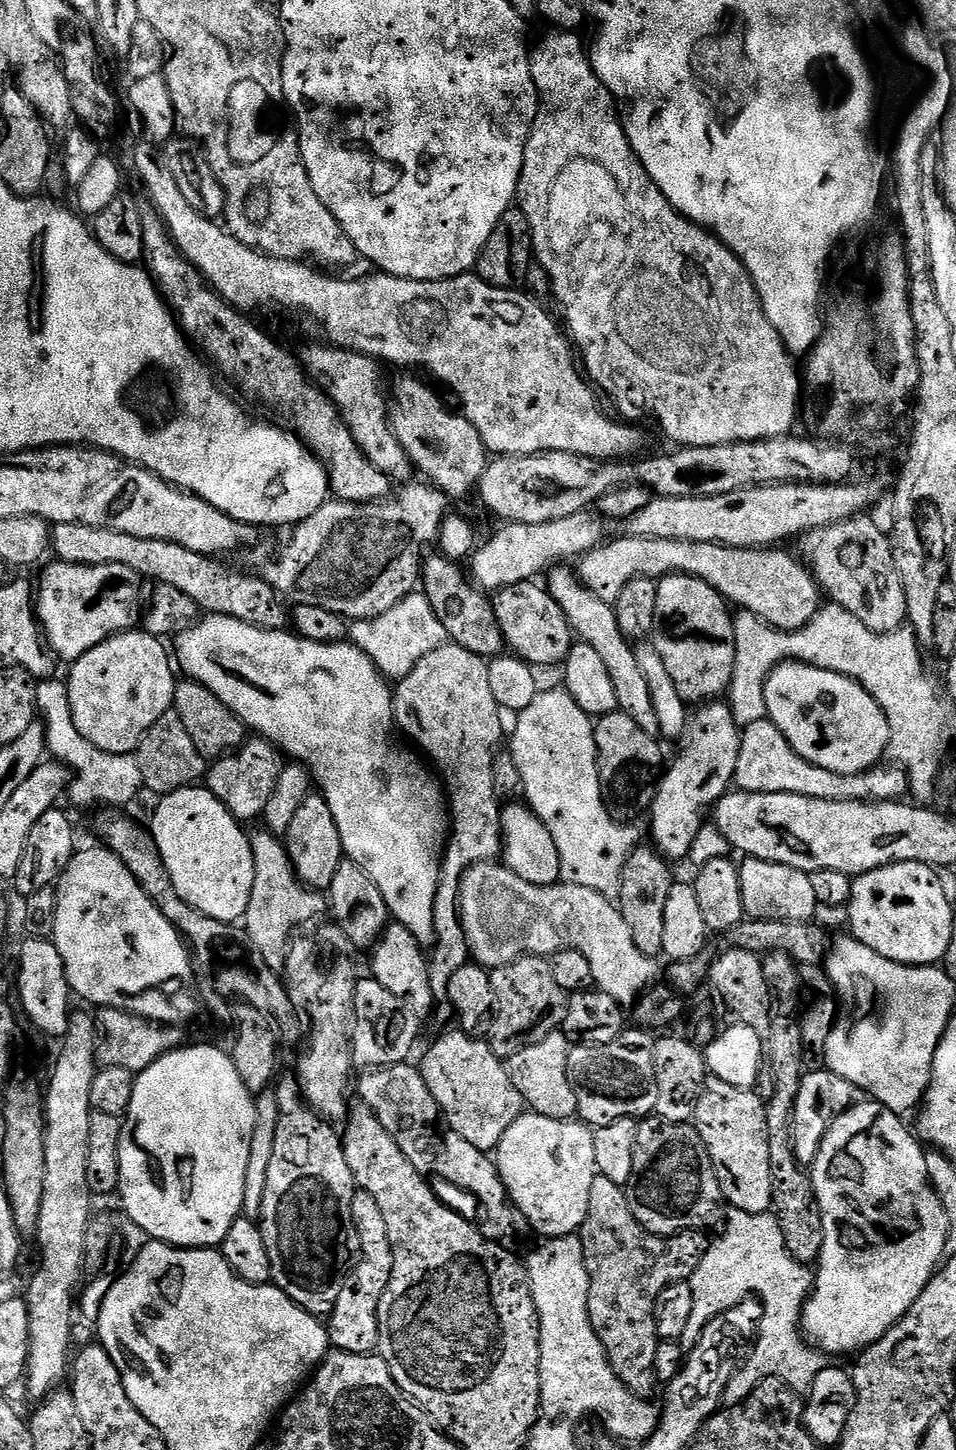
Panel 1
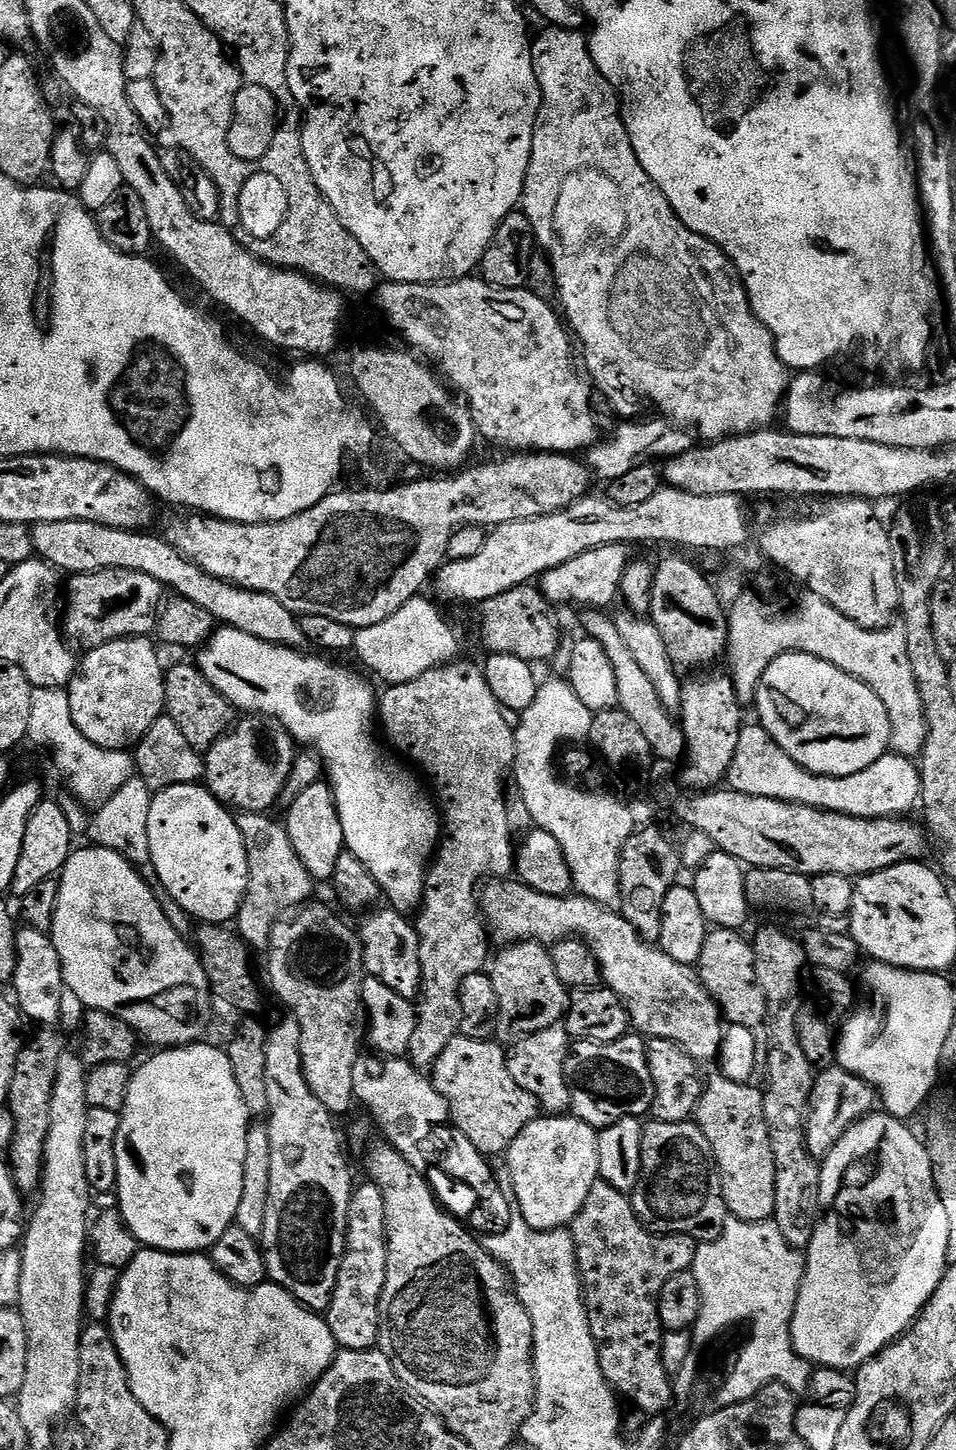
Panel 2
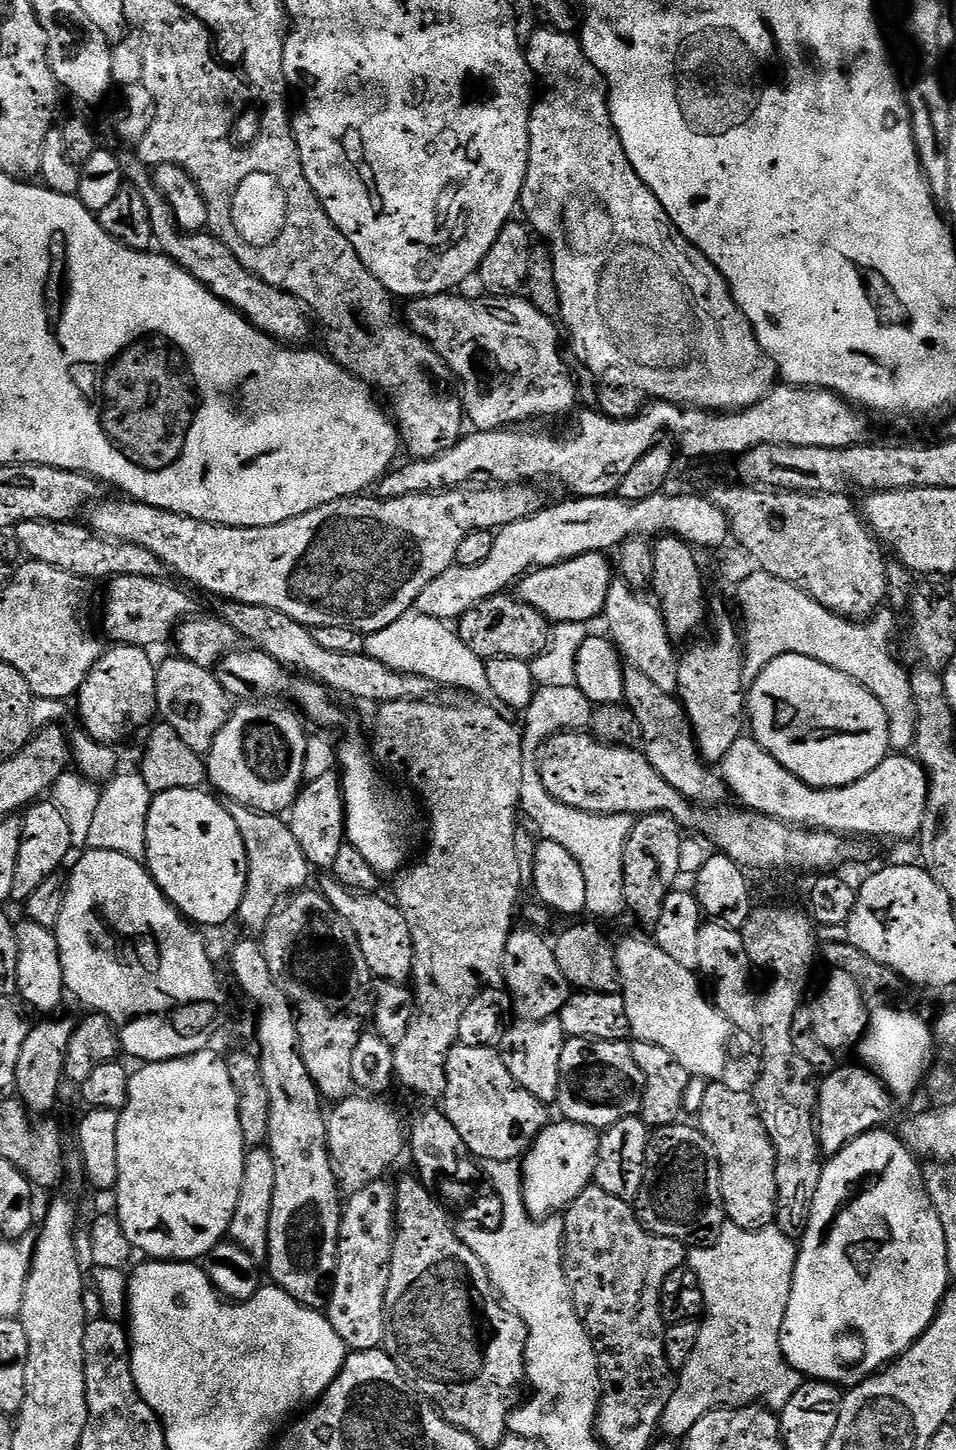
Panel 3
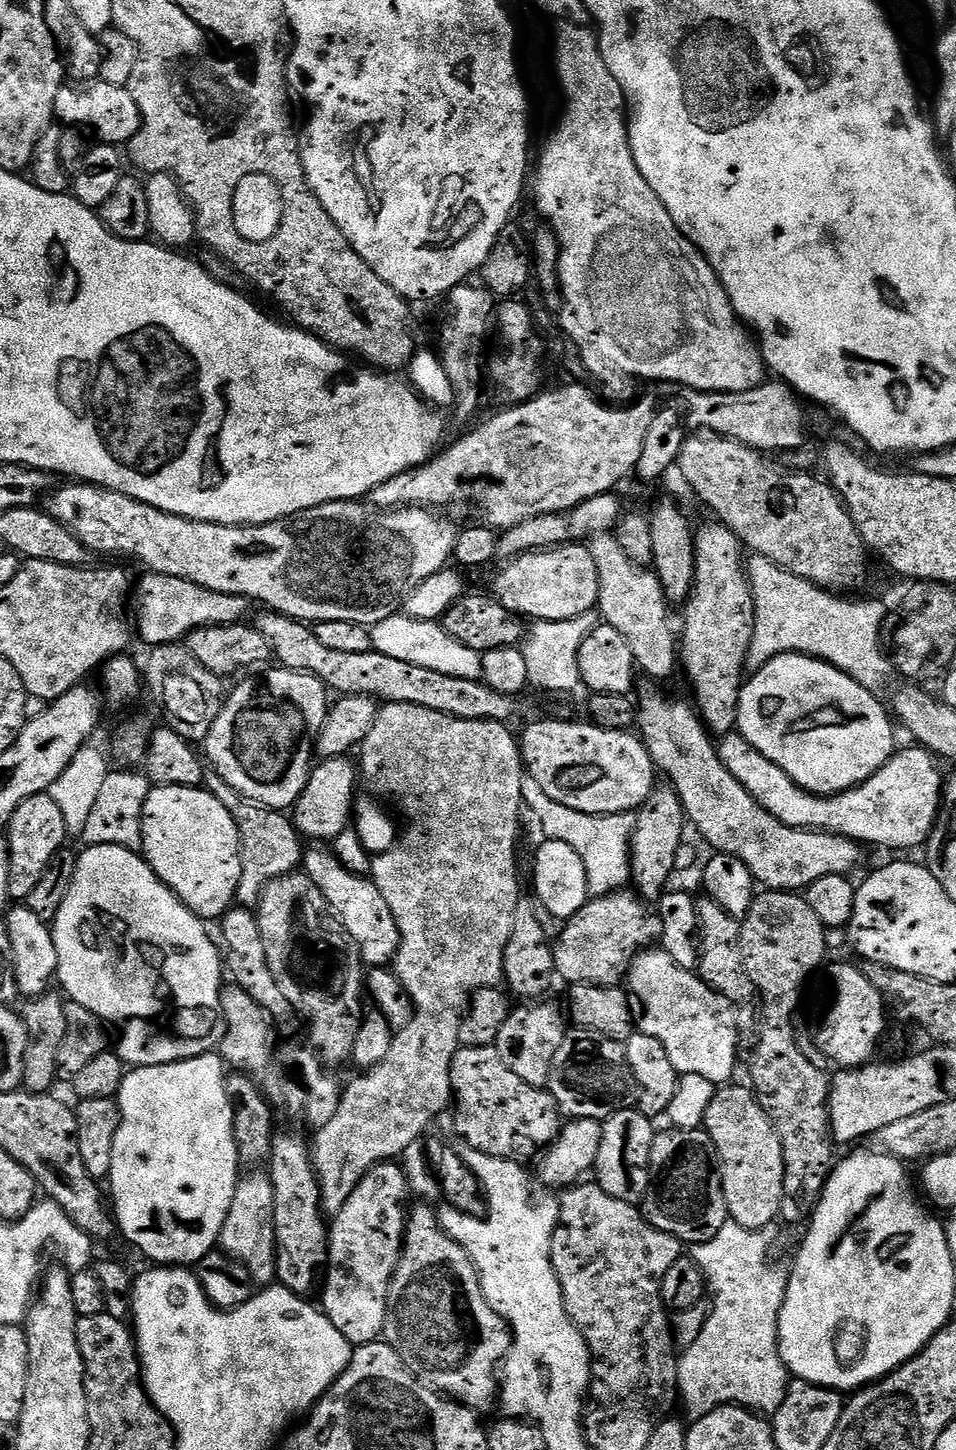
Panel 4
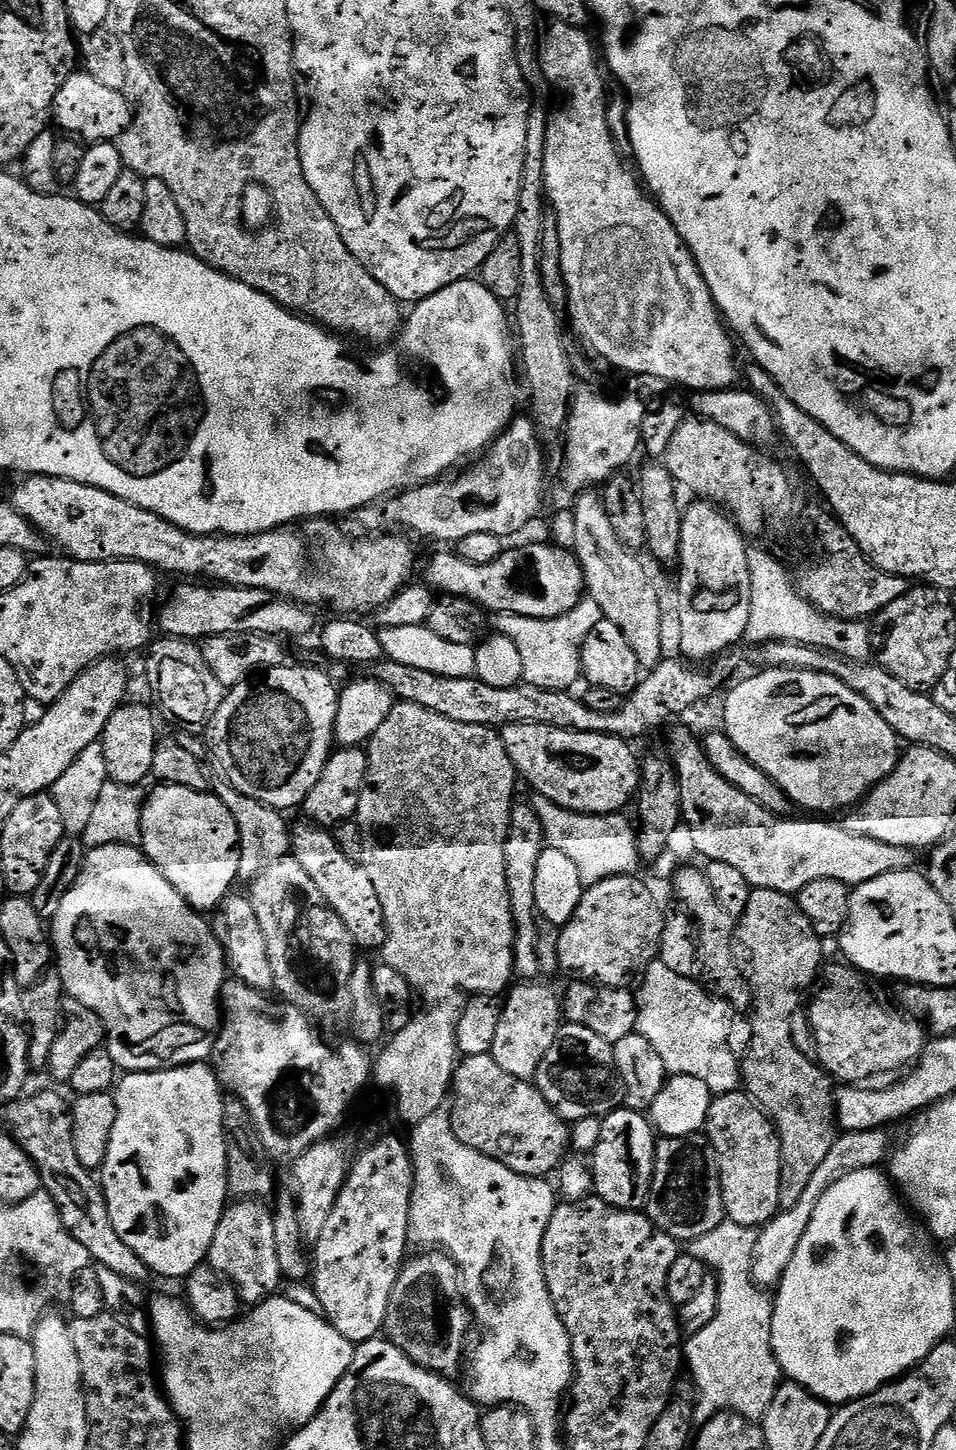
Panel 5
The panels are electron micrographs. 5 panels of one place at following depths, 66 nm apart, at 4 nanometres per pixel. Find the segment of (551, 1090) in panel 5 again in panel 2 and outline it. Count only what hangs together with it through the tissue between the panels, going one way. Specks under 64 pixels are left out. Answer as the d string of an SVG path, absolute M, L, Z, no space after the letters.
M629 1034L605 1044L577 1040L571 1045L564 1073L572 1103L571 1115L591 1128L609 1128L622 1118L644 1118L651 1113L654 1080L650 1078L648 1050L643 1035Z

